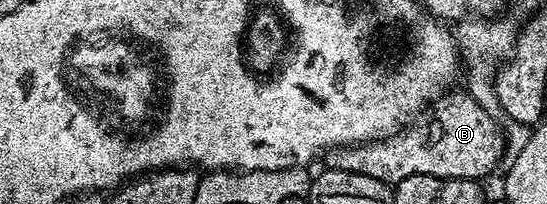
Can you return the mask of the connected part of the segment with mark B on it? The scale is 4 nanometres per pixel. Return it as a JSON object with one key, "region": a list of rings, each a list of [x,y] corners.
{"region":[[[467,91],[451,92],[447,93],[448,97],[445,95],[435,101],[436,113],[433,114],[429,124],[424,124],[421,128],[409,127],[386,140],[373,140],[366,144],[335,147],[327,153],[327,167],[337,172],[366,174],[389,186],[395,186],[398,182],[402,182],[402,178],[410,178],[411,176],[433,176],[443,180],[483,181],[483,176],[494,171],[499,166],[500,159],[506,156],[505,133],[496,129],[494,116],[486,110],[482,110],[478,106],[478,102],[469,96]]]}

